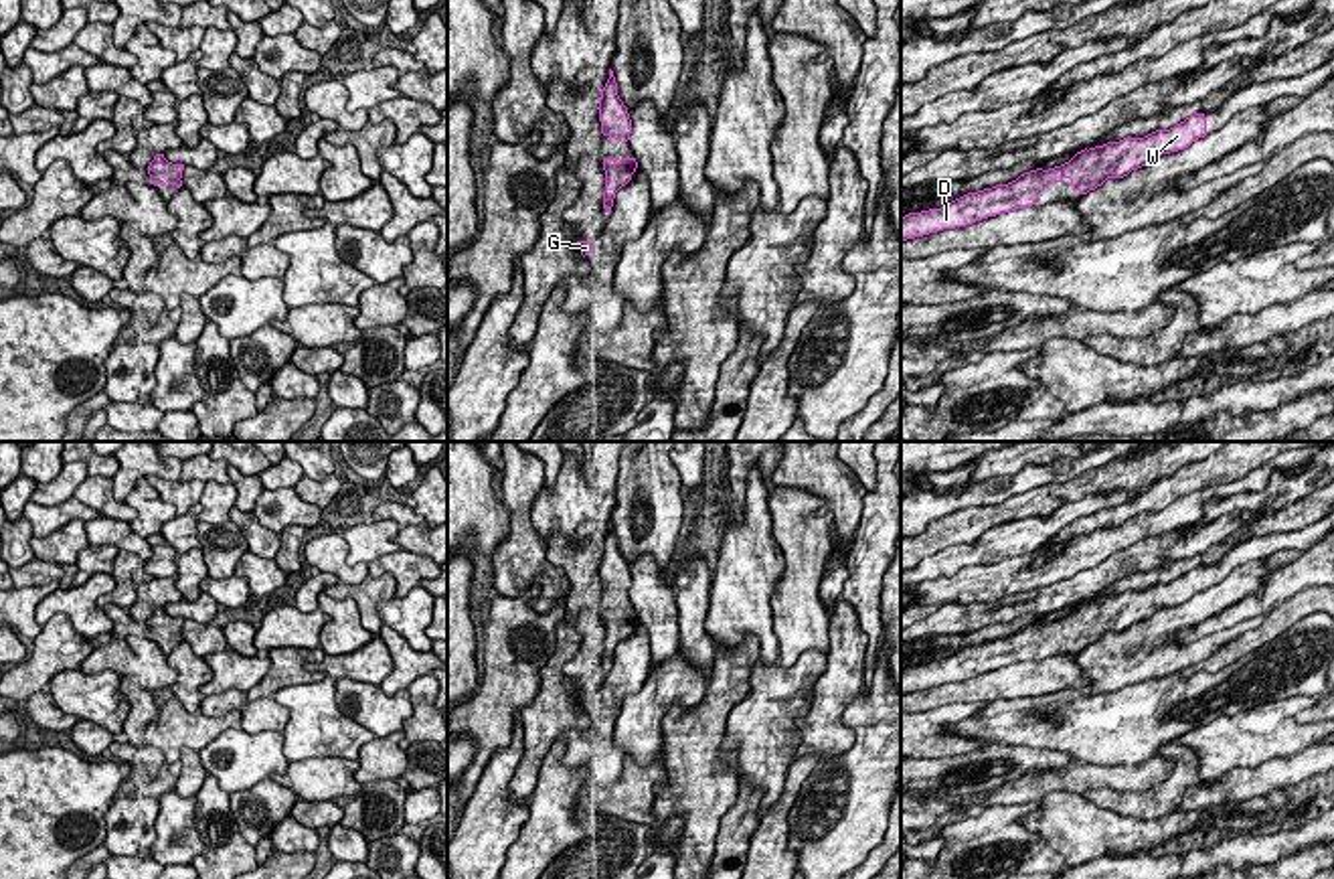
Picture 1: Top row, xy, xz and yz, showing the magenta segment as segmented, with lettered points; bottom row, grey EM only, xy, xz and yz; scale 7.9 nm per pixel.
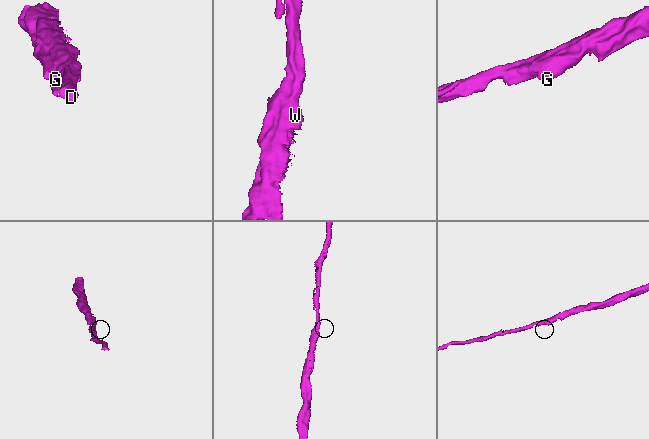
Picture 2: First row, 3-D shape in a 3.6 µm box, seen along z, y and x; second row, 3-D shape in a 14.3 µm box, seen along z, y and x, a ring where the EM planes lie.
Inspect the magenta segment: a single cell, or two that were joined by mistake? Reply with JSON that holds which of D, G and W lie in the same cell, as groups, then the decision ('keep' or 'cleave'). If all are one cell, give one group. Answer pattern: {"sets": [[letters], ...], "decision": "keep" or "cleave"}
{"sets": [["D"], ["G", "W"]], "decision": "cleave"}

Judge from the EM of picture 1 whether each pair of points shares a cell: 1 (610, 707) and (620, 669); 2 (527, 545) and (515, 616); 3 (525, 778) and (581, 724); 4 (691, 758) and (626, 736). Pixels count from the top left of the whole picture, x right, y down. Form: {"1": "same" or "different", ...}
{"1": "same", "2": "different", "3": "same", "4": "different"}

